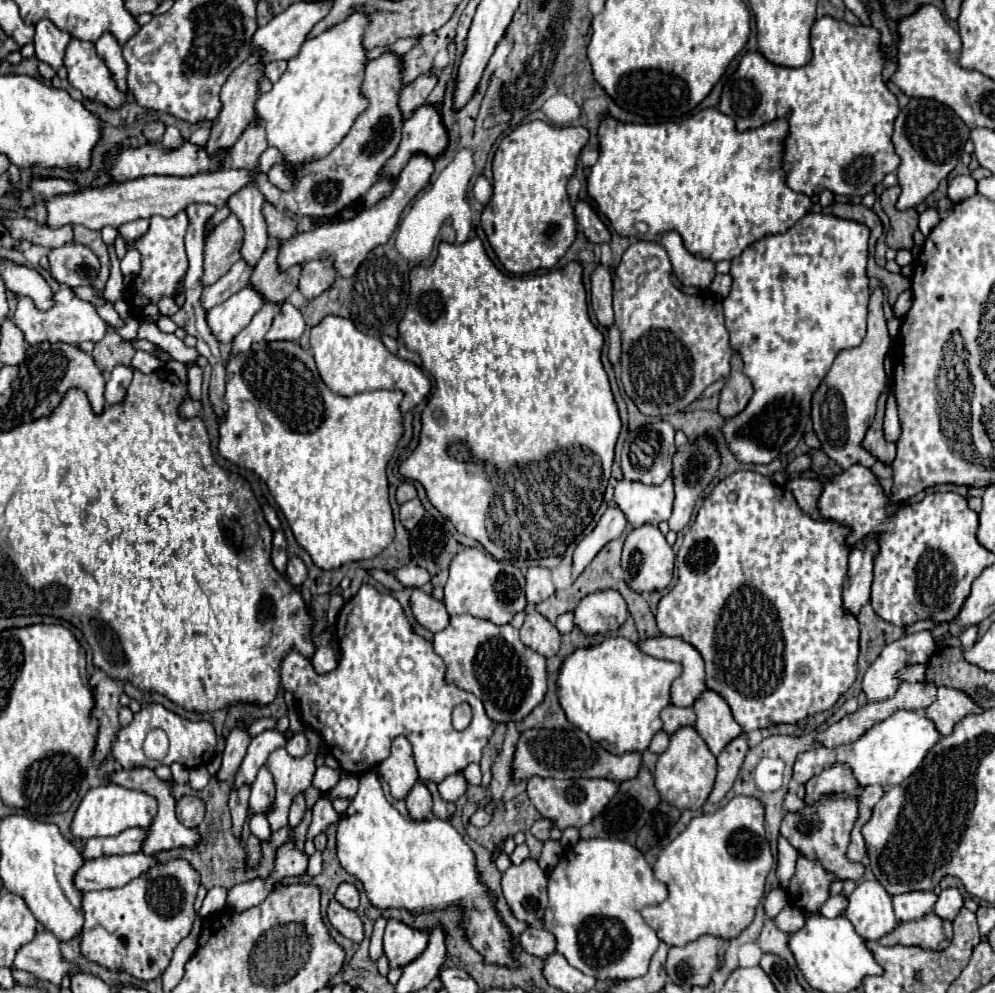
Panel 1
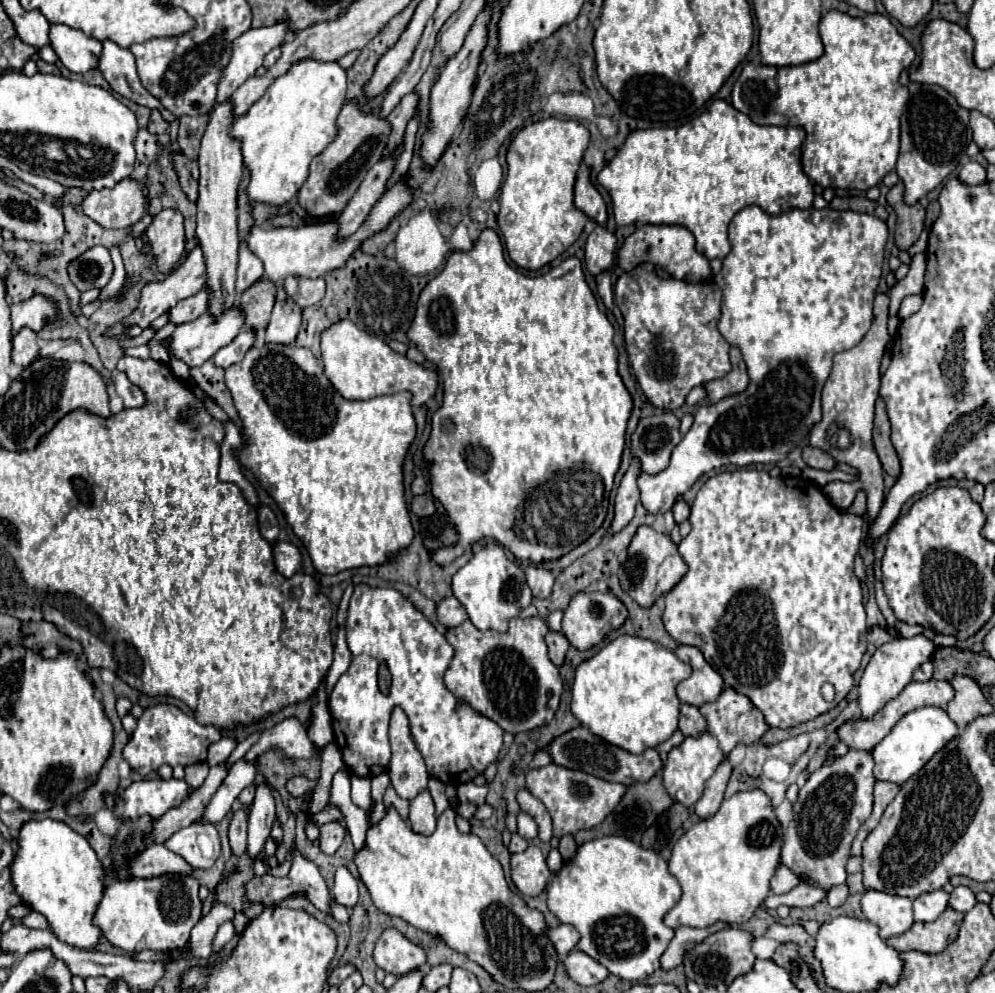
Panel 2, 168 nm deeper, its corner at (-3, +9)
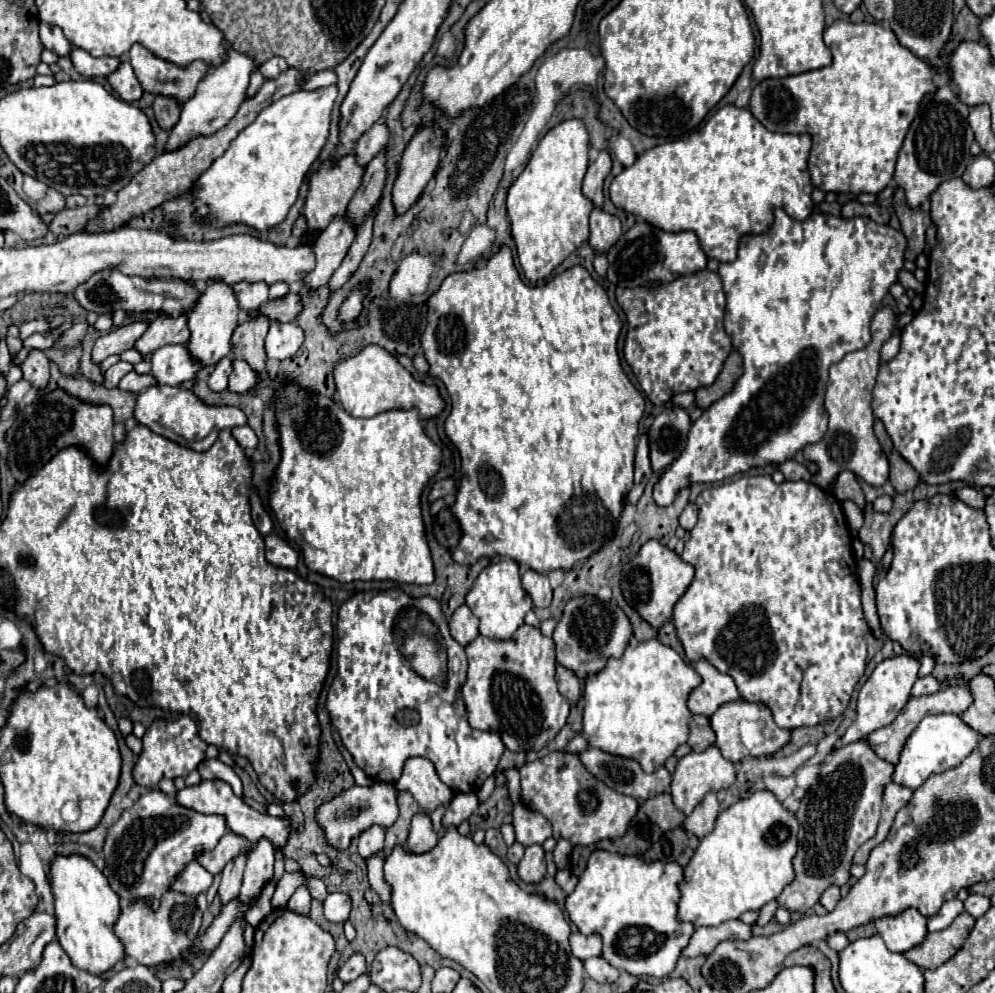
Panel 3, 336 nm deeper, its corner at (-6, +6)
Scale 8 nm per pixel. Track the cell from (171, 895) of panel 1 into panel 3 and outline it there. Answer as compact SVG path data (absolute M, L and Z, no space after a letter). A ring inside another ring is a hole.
M168 891L162 895L158 909L152 909L150 899L136 899L130 903L122 903L120 917L114 923L114 933L122 941L128 957L136 959L146 967L152 967L164 961L178 959L192 945L200 925L202 925L202 913L196 905L196 897L178 891Z

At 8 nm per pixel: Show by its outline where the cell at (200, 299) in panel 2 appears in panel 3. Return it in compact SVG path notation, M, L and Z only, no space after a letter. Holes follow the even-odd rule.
M158 313L158 317L150 323L146 333L136 341L134 347L142 355L148 355L164 345L186 343L190 339L190 329L186 321L188 321L188 313L180 313L178 317L172 317L168 313Z

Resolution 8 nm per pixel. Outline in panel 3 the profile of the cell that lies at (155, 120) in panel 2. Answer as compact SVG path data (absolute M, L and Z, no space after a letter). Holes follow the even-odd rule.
M158 95L154 105L152 105L152 109L154 109L154 117L158 121L158 127L164 129L166 133L170 133L174 129L174 125L178 123L178 117L180 117L178 101Z

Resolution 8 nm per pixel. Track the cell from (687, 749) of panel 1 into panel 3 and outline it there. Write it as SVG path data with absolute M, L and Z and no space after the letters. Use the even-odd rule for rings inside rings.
M710 745L702 753L690 751L682 759L678 759L676 771L672 775L672 785L670 785L672 801L684 815L690 815L692 809L704 799L704 795L708 791L720 791L722 787L730 787L734 783L734 779L736 779L734 765L728 759L722 757L722 753L720 753L720 749L716 745Z

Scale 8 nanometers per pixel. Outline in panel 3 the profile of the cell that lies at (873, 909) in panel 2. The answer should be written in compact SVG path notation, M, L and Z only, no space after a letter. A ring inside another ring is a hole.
M914 907L904 909L894 917L878 917L874 925L886 947L896 953L904 953L906 949L922 943L924 935L928 933L926 917L920 915Z

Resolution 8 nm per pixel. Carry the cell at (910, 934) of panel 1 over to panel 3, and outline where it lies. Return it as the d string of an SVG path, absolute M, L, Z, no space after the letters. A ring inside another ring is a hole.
M962 911L952 921L950 927L928 933L920 945L908 949L902 955L922 969L936 969L942 963L946 963L964 945L964 939L968 937L972 927L974 927L974 917Z

